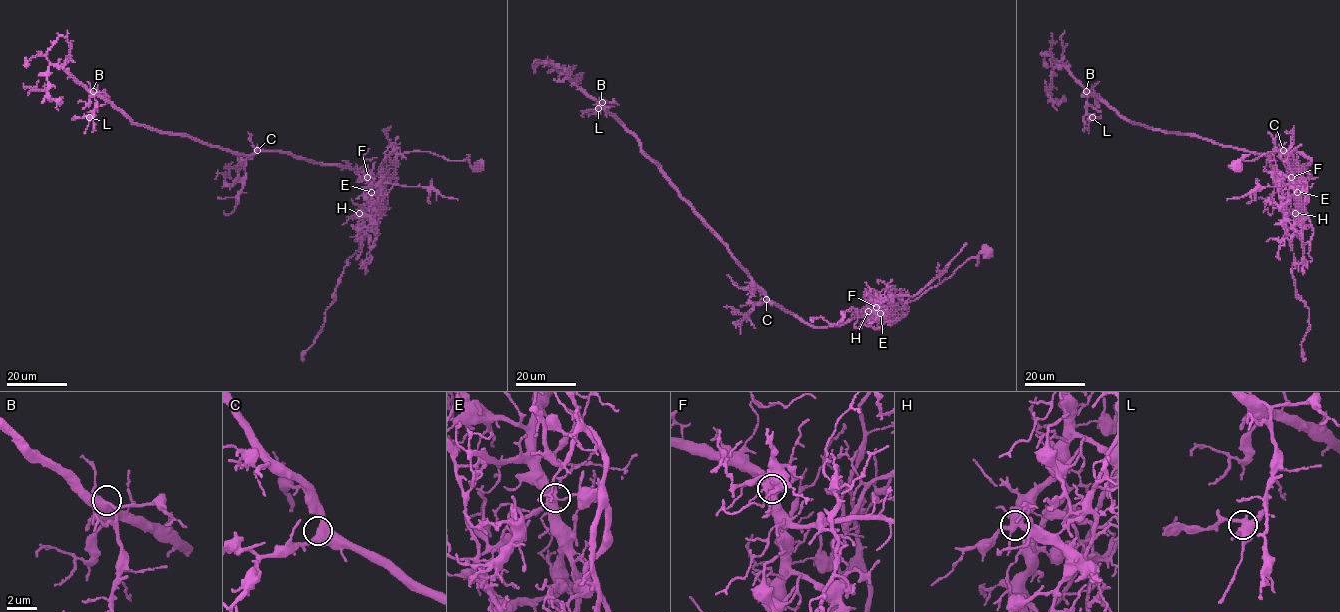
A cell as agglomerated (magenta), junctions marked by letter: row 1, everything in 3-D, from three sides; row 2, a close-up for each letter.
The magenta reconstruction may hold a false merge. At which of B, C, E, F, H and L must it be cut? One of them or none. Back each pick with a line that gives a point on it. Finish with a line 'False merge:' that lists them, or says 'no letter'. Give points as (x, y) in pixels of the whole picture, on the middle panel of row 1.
E: Place: (880, 313)
False merge: E

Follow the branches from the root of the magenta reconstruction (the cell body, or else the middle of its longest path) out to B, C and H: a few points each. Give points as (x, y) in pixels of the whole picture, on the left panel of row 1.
B: (478, 165), (393, 153), (385, 191), (372, 192), (349, 168), (276, 151), (236, 154), (140, 126), (93, 91)
C: (478, 165), (424, 151), (393, 153), (382, 194), (349, 168), (257, 150)
H: (478, 165), (424, 151), (393, 153), (385, 191), (371, 192), (359, 213)

